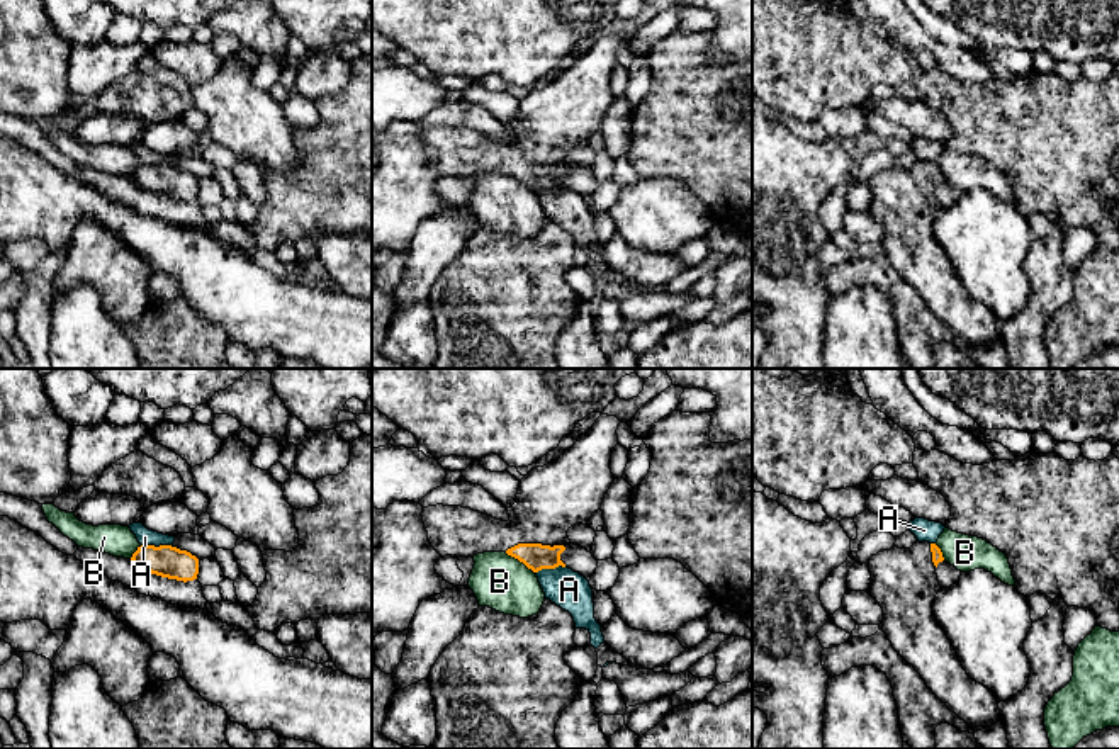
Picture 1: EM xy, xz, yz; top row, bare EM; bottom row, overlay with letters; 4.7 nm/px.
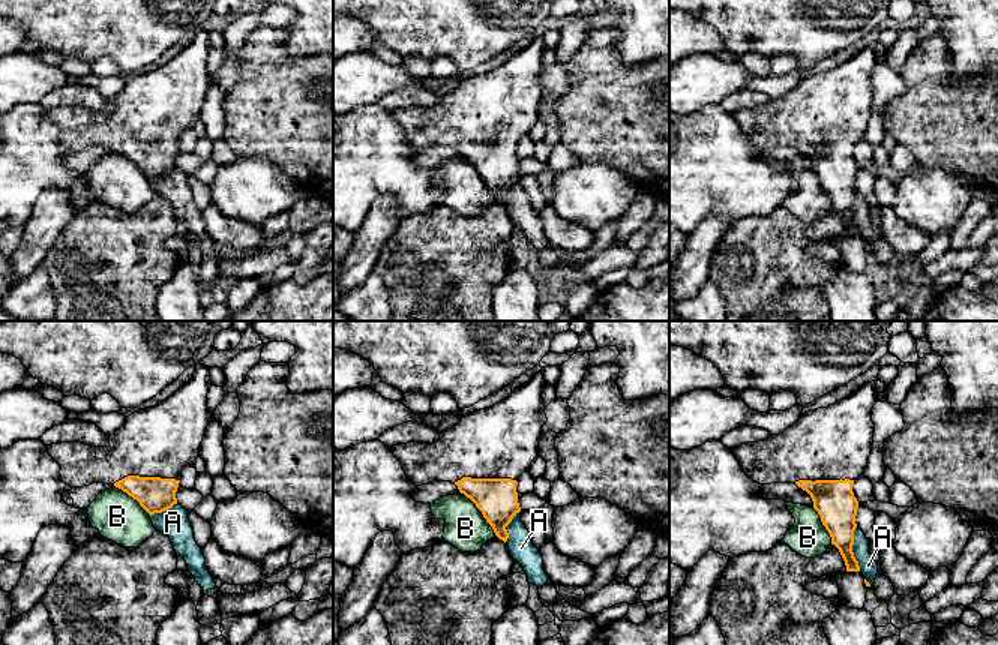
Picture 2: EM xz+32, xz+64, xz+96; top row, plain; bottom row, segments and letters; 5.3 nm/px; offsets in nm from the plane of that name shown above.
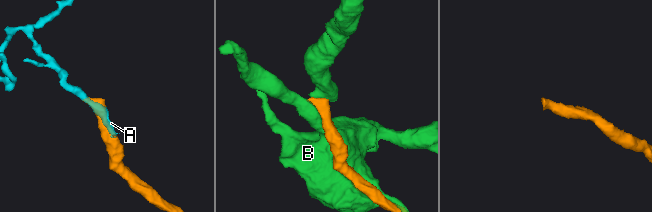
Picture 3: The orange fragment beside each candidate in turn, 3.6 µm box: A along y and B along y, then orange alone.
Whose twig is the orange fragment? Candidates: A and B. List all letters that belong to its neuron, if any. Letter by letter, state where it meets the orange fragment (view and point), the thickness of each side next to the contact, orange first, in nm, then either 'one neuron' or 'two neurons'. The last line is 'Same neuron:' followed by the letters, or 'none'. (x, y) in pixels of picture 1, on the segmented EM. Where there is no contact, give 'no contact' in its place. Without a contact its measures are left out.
A: xy (157, 547) | 150/80 nm | two neurons
B: xz (520, 561) | 130/260 nm | two neurons
Same neuron: none

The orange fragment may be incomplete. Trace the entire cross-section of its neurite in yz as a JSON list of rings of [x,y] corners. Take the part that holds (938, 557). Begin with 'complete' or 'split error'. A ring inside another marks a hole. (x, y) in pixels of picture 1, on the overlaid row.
split error; [[[929,542],[878,552],[868,562],[868,593],[883,608],[880,628],[893,649],[976,732],[997,724],[1000,710],[993,693],[966,674],[934,617],[932,603],[941,589],[936,567],[942,560],[941,549]]]

